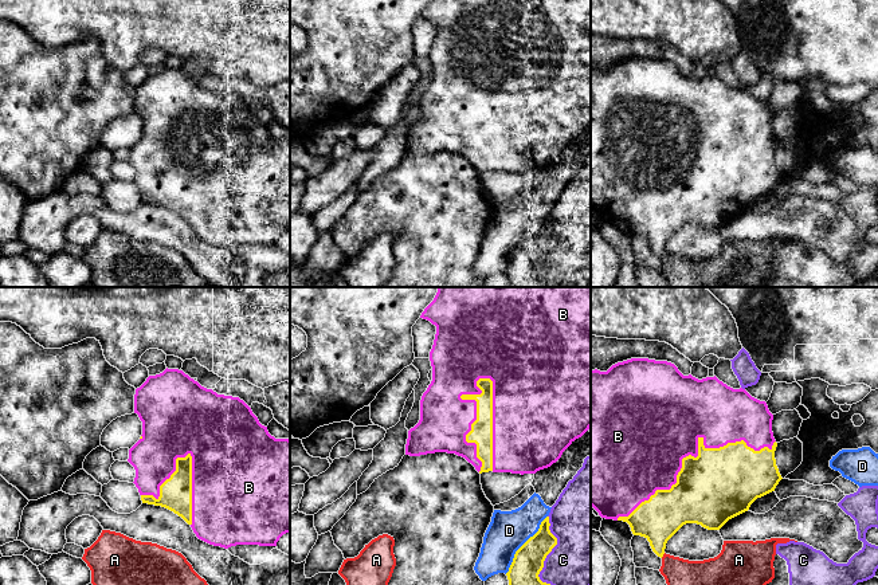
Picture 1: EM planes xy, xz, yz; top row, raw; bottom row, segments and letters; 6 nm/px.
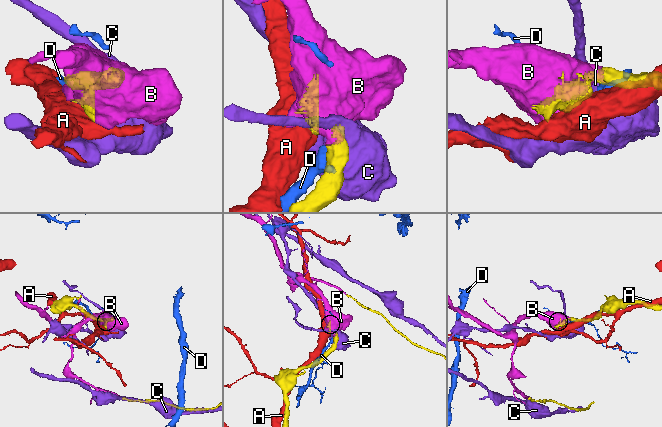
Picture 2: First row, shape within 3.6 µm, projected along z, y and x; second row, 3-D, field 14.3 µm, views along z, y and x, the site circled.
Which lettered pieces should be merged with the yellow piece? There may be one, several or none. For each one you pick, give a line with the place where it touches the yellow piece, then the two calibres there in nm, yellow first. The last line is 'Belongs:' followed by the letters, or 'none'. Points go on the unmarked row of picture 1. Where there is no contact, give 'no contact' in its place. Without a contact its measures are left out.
B: meets yellow in xz at (477, 109); 140 nm thick on the yellow side, 320 nm on the other
Belongs: B

